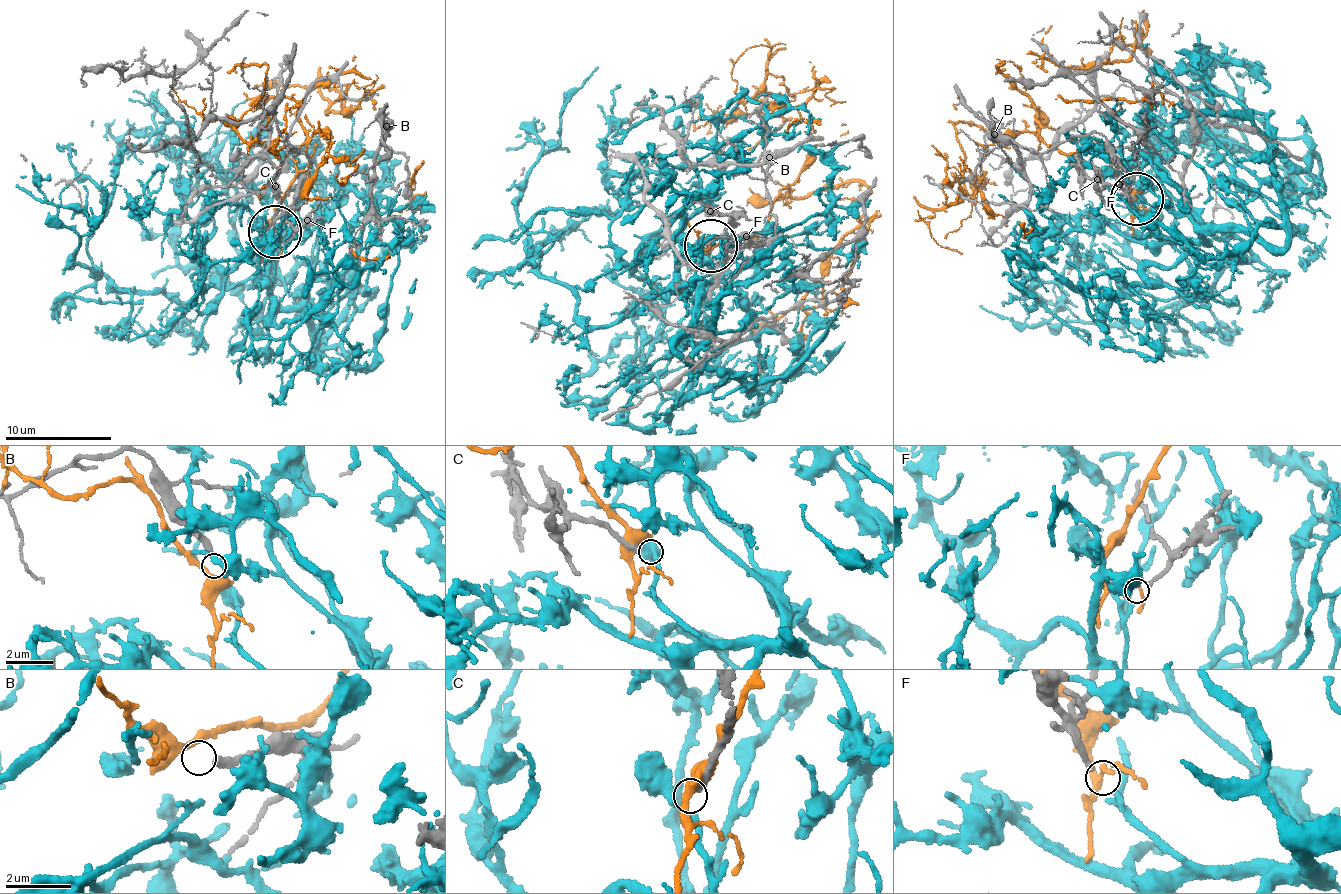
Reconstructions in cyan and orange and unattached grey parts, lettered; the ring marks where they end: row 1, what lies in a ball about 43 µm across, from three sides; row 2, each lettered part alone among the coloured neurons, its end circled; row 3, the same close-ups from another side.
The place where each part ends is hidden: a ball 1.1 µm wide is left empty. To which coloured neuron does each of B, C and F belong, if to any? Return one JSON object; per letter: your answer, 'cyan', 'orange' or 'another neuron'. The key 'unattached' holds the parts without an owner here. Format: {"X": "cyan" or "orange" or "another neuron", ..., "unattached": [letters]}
{"B": "another neuron", "C": "cyan", "F": "another neuron", "unattached": ["B", "F"]}

